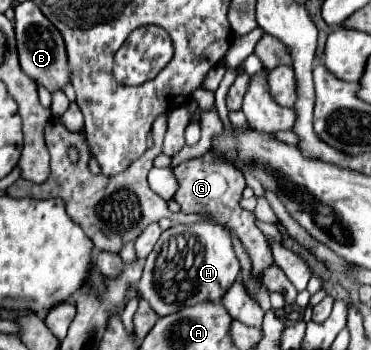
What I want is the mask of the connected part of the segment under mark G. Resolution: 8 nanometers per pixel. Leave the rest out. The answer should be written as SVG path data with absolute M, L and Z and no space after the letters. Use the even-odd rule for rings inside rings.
M203 154L199 158L193 158L193 160L187 160L179 166L175 166L173 174L177 176L177 180L181 184L181 188L173 196L175 202L179 202L181 212L183 214L205 214L209 220L231 230L241 240L243 248L247 250L247 254L251 258L251 278L255 282L259 282L261 286L265 286L263 272L275 264L273 252L271 252L267 238L255 224L255 214L243 210L239 204L243 188L245 188L245 178L241 176L241 172L233 172L233 168L229 168L229 164L217 164L217 160L213 160L213 156Z

